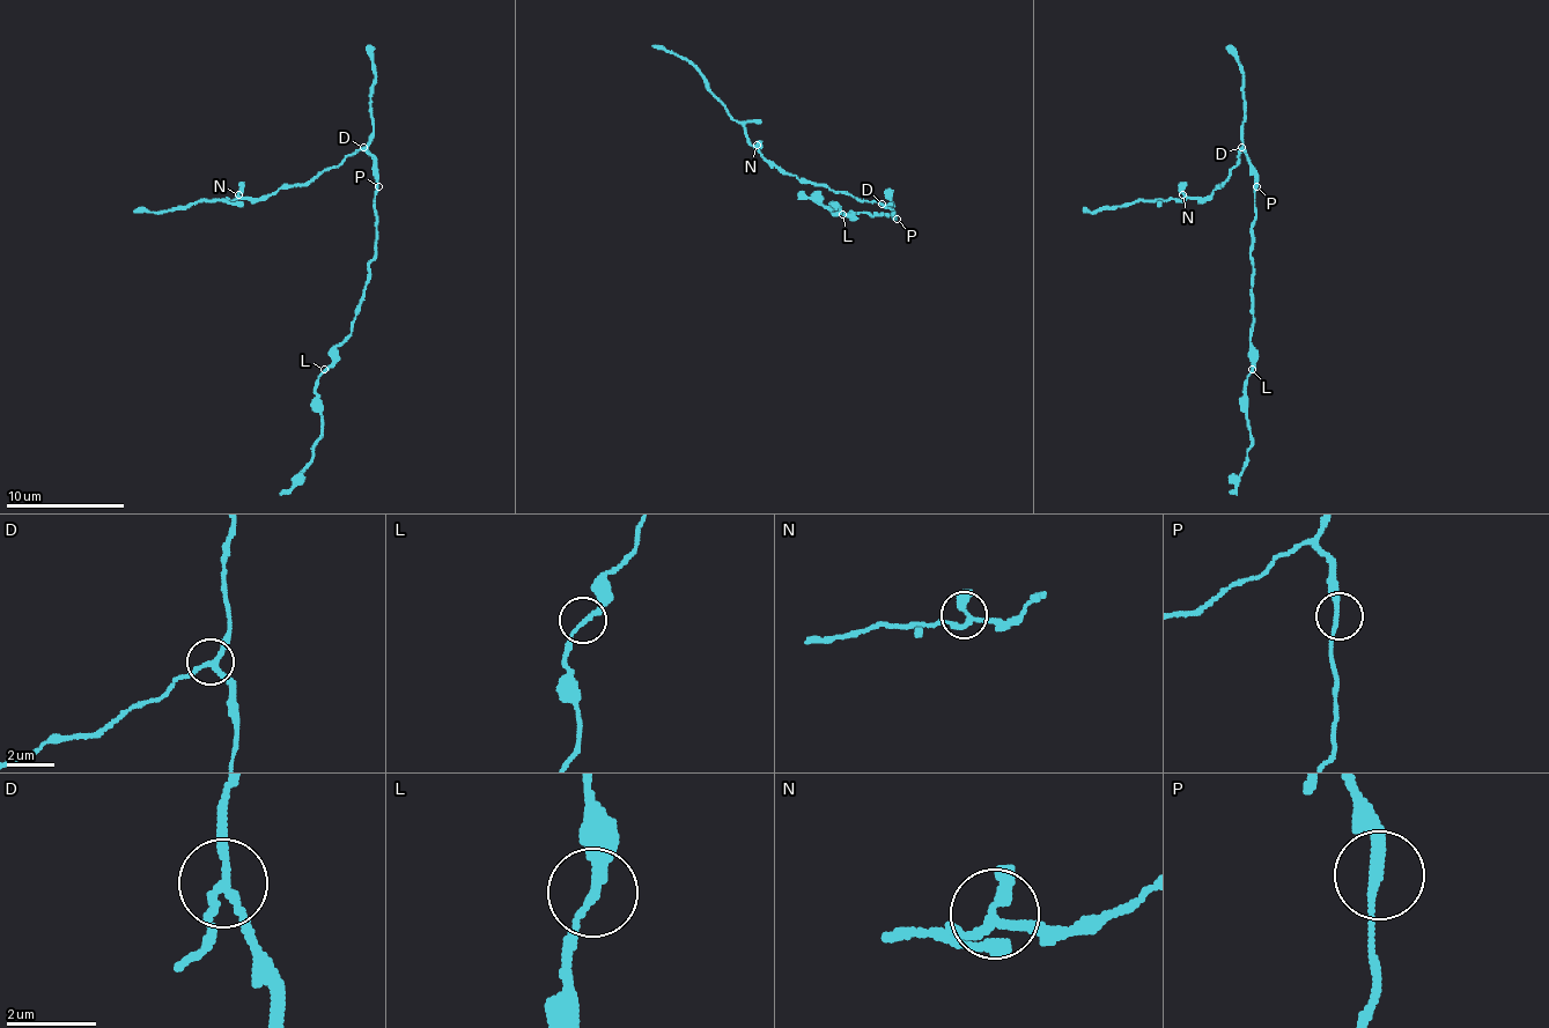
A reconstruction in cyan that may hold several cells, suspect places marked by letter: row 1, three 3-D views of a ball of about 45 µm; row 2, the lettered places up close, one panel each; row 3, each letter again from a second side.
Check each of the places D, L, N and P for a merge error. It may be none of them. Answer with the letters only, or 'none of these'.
none of these

